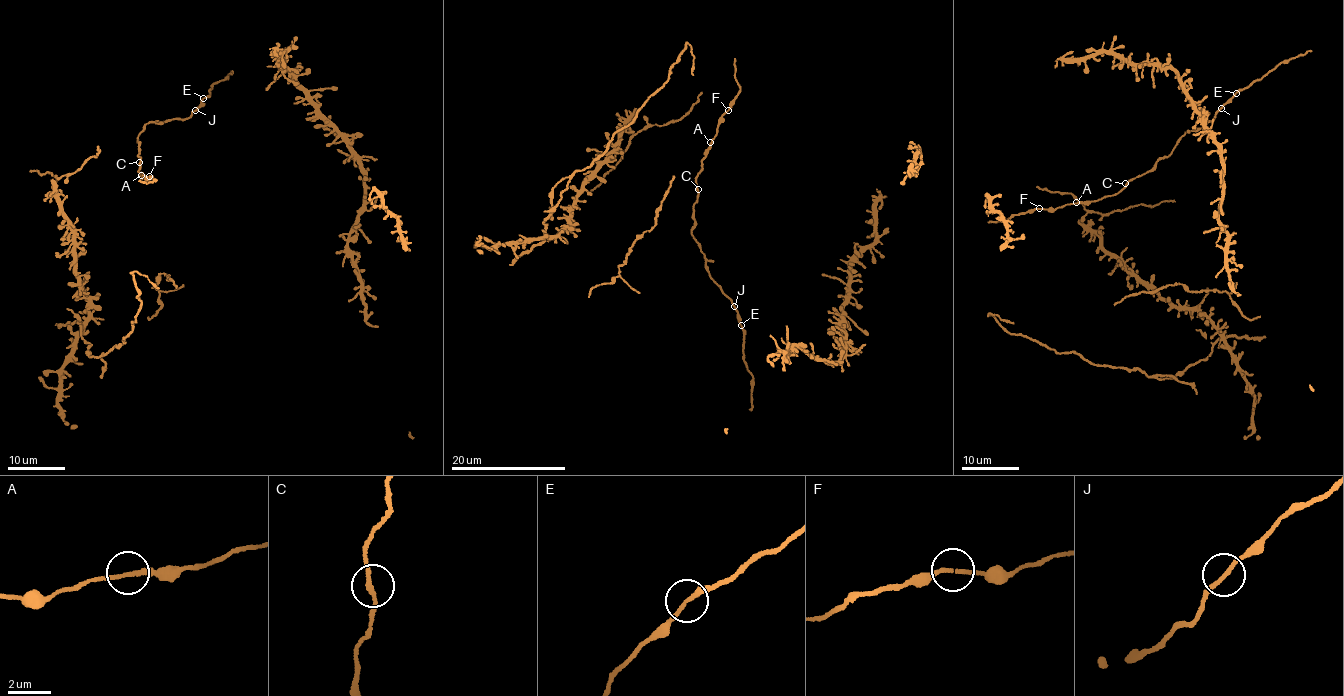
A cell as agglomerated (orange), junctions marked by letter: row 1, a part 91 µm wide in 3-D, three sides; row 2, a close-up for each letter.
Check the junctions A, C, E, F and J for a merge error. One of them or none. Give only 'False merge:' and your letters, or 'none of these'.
False merge: none of these

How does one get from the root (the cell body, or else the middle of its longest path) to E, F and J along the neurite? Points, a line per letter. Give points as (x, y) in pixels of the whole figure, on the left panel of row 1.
E: (139, 164), (141, 160), (137, 155), (140, 153), (137, 136), (145, 124), (184, 120), (195, 111), (203, 98)
F: (139, 164), (142, 174), (140, 175), (145, 178), (148, 176)
J: (139, 164), (141, 160), (137, 155), (140, 153), (137, 136), (145, 124), (184, 120), (195, 110)

